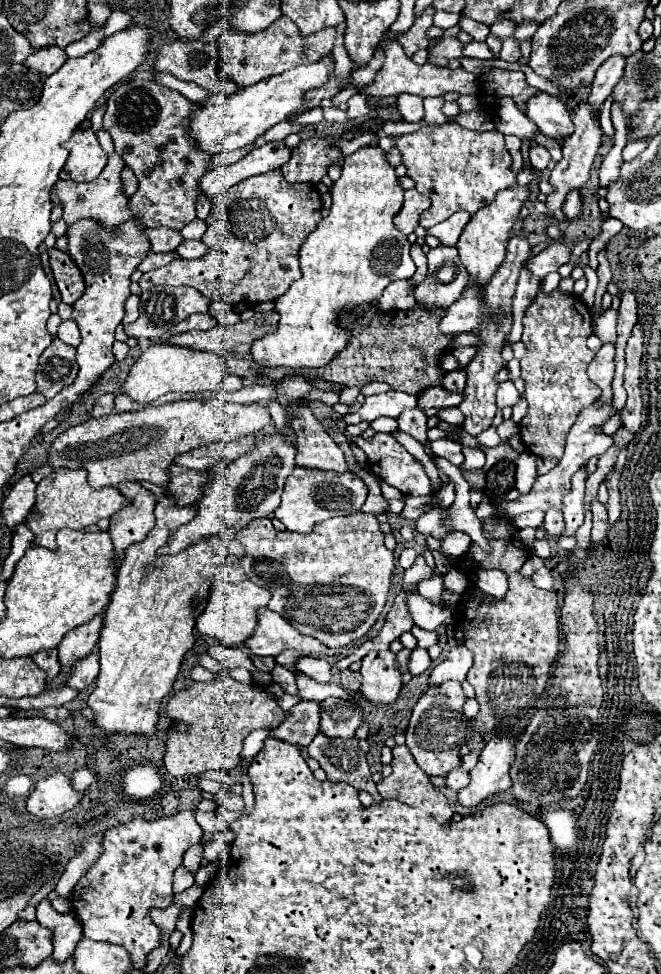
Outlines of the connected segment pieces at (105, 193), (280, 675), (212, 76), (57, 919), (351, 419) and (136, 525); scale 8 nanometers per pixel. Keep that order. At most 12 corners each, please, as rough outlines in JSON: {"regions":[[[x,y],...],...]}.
{"regions":[[[98,130],[108,164],[96,180],[54,186],[66,224],[94,218],[114,228],[132,218],[122,192],[124,160]],[[276,663],[271,675],[285,693],[298,695],[295,676]],[[220,18],[200,42],[166,42],[154,58],[158,72],[216,94],[238,90],[218,76]],[[50,900],[36,920],[54,930],[54,958],[68,958],[82,940],[74,914],[58,914]],[[406,392],[368,396],[344,422],[372,422],[380,416],[398,418],[416,408],[418,396]],[[122,482],[130,502],[110,518],[116,552],[144,540],[154,526],[154,494]]]}

